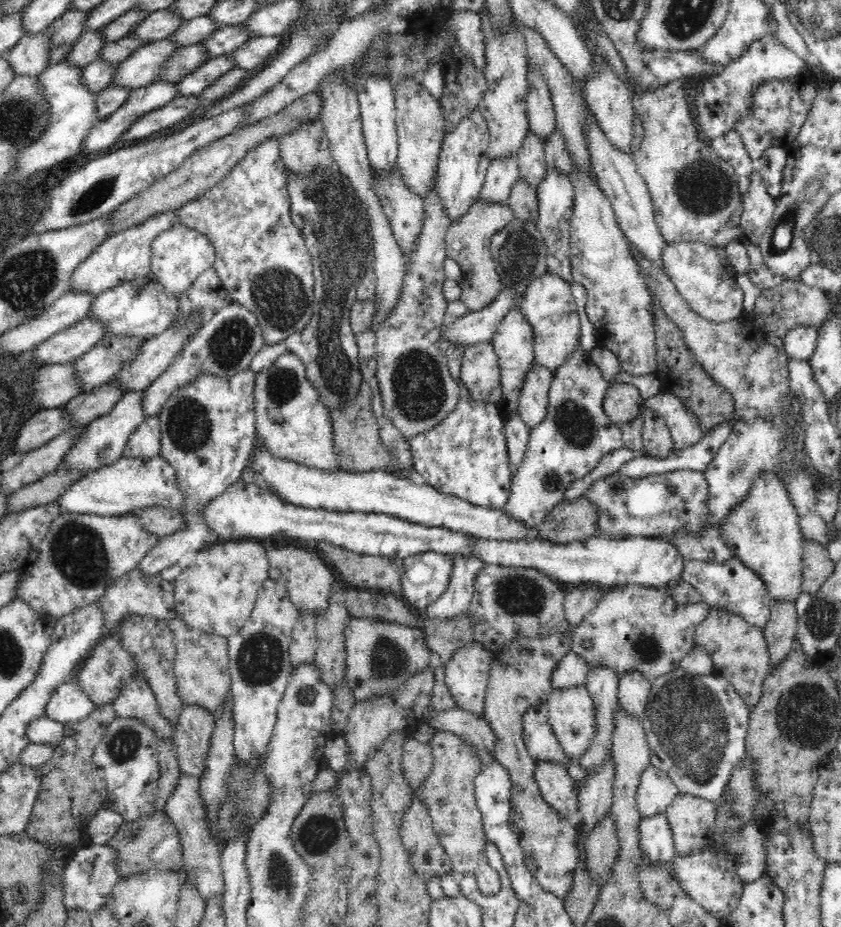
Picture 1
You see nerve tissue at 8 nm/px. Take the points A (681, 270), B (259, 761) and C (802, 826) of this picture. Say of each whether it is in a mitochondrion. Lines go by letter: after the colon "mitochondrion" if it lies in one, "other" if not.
A: other
B: other
C: other

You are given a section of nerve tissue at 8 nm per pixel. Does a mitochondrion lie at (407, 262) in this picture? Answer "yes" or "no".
no

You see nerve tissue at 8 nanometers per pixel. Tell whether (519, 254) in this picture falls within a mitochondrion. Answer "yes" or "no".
yes

